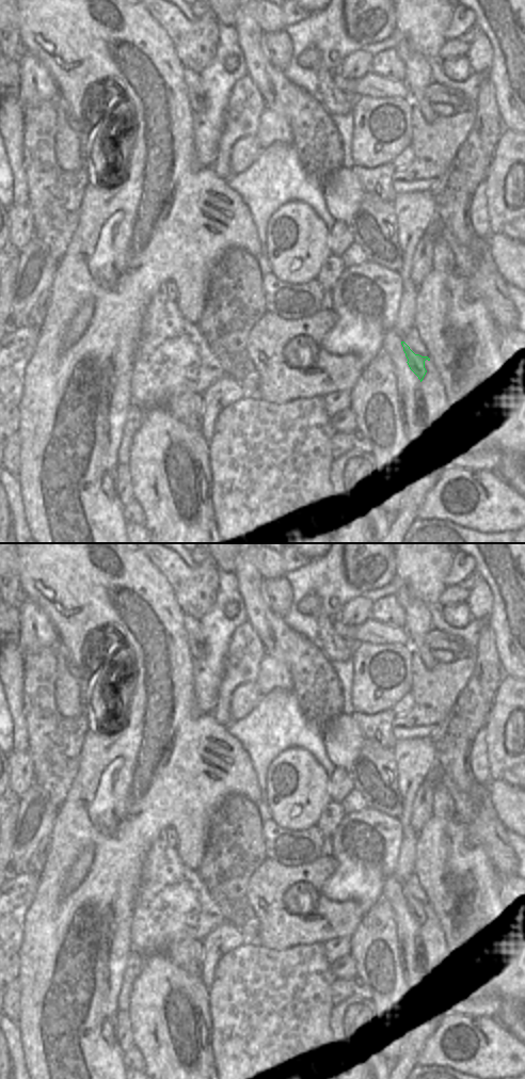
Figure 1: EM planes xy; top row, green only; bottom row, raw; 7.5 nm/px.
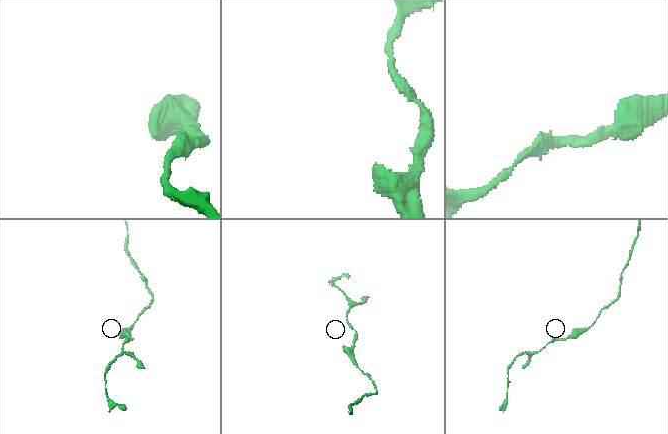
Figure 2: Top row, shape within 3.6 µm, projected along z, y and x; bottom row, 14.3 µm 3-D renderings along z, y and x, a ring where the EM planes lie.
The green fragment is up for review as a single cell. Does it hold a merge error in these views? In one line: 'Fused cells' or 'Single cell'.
Single cell.

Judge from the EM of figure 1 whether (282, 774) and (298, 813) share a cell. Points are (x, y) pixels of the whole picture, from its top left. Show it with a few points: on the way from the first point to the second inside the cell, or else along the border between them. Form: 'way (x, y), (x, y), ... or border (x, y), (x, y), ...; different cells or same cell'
way (289, 783), (289, 793), (296, 799), (296, 804); same cell

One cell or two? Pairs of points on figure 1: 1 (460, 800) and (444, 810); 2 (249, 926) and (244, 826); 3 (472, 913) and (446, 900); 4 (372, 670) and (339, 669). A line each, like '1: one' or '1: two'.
1: two
2: one
3: one
4: two

